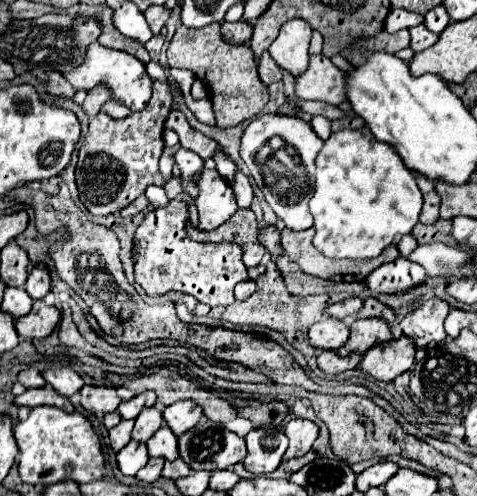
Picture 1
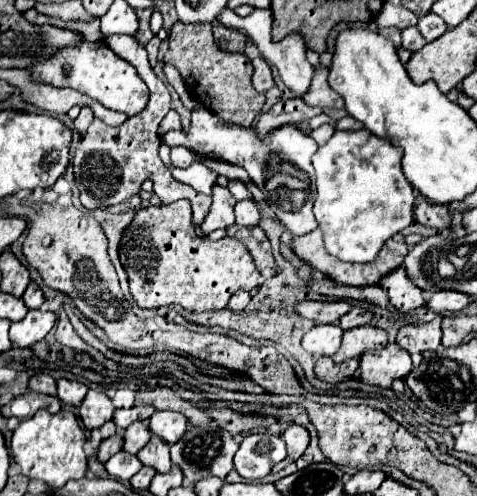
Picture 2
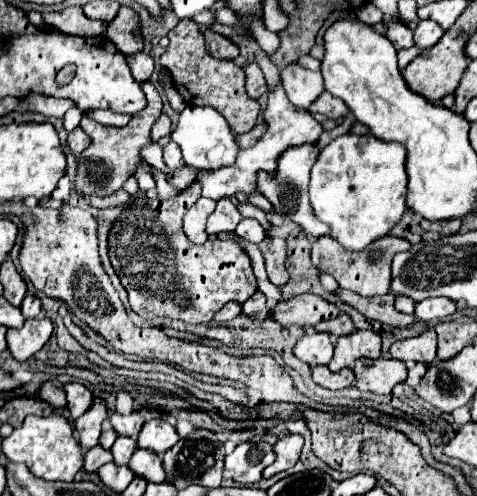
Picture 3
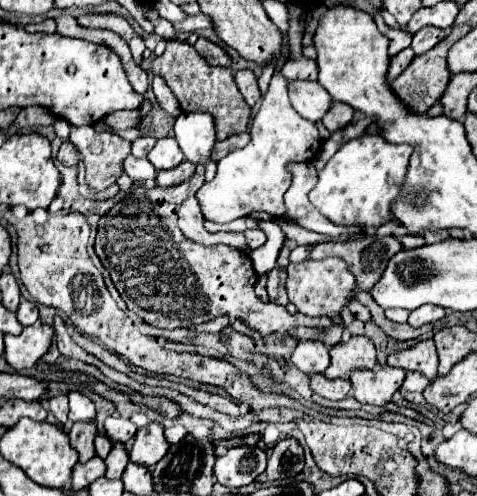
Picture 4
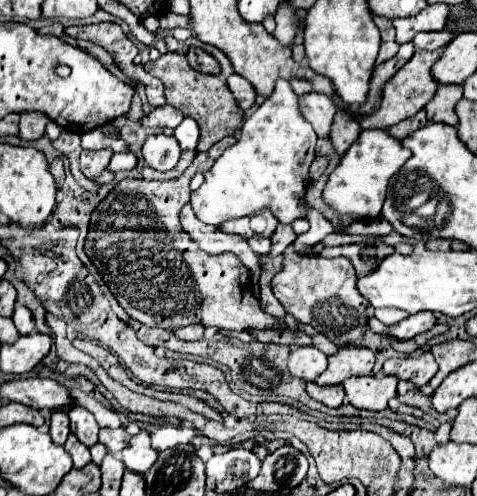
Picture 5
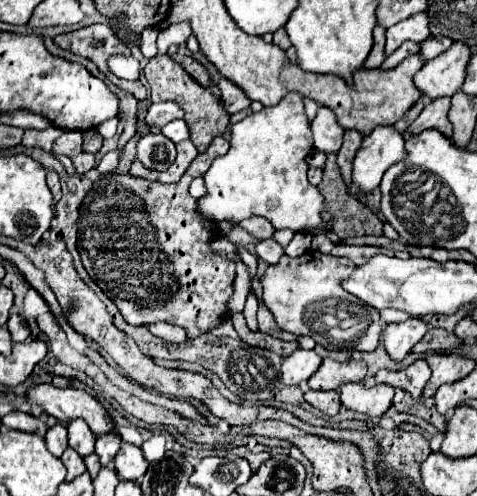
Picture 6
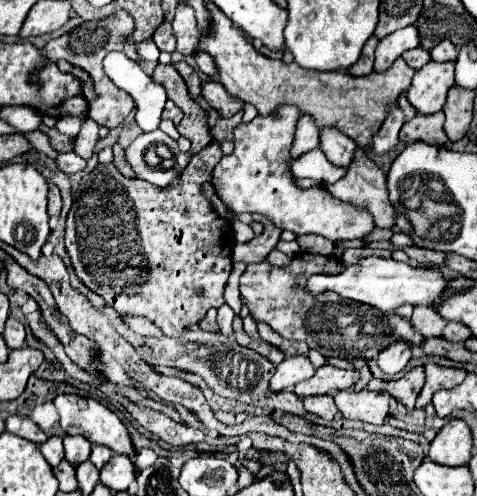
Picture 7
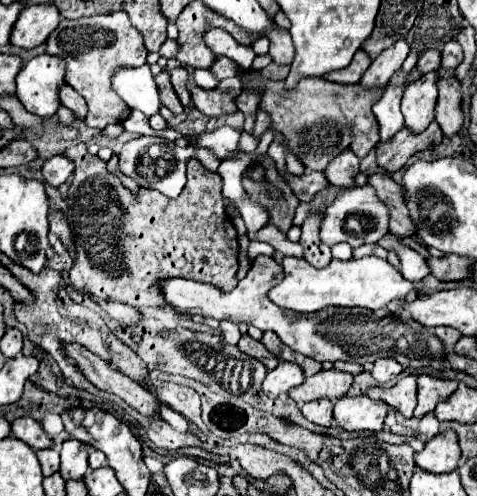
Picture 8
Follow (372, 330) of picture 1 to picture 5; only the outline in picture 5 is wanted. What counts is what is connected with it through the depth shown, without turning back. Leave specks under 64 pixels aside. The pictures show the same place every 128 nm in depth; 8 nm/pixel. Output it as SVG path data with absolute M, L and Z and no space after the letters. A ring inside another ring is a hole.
M344 346L328 358L328 368L314 382L318 386L342 384L350 376L368 376L374 368L374 352L368 348Z

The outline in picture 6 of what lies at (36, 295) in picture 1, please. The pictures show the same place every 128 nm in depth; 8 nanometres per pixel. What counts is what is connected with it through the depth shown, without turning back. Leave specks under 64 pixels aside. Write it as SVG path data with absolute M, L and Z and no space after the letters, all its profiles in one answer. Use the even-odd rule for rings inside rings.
M18 312L10 314L10 320L8 320L6 328L8 328L10 336L12 336L12 342L26 342L28 336L30 336L28 326L24 324L24 320L22 320L22 316Z

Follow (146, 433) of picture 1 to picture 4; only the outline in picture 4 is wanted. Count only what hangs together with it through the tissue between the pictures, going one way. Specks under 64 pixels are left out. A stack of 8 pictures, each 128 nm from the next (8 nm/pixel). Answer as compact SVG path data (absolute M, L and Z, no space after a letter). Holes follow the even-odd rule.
M114 444L114 448L110 450L110 454L108 454L108 458L104 462L106 462L106 468L108 468L106 476L110 480L122 478L122 472L124 472L124 468L128 464L128 452L126 452L126 448L122 444Z

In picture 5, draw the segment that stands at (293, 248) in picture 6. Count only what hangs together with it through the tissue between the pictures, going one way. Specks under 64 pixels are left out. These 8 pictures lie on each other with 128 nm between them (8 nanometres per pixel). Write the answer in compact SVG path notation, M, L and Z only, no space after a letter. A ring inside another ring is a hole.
M308 208L306 220L308 220L310 228L306 233L298 235L294 241L296 252L300 252L302 248L308 248L308 246L314 246L314 244L322 242L328 234L336 232L336 230L332 228L332 224L330 224L320 212L316 212L314 208Z

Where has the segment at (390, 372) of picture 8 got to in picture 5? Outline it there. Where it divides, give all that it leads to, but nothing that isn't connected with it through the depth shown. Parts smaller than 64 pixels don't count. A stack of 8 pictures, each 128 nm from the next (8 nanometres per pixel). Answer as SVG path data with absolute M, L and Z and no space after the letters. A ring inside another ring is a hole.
M432 312L412 314L412 316L404 318L398 324L392 324L392 326L382 326L380 320L376 320L374 316L370 318L370 330L372 332L378 332L378 334L388 336L388 338L396 338L396 340L412 340L414 336L428 332L434 324L436 324L436 318Z

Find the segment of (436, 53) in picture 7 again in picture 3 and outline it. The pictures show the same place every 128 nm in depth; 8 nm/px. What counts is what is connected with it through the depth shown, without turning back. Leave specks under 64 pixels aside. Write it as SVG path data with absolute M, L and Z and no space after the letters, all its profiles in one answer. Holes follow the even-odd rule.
M422 20L418 24L418 28L414 30L414 44L420 48L420 50L426 50L430 46L434 46L440 38L442 38L444 30L438 28L436 22L432 20Z

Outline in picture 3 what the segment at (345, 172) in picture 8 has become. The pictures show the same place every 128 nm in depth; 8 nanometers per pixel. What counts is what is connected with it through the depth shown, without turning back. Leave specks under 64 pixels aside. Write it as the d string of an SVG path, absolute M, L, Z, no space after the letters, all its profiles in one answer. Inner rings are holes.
M288 64L280 72L280 80L288 100L302 110L308 110L310 104L324 92L324 82L320 72L304 70L298 64Z

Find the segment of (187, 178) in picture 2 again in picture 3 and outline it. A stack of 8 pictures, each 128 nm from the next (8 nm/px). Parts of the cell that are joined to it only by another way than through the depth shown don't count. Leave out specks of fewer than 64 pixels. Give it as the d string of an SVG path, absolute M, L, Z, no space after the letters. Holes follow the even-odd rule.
M280 82L268 94L268 104L264 108L264 124L266 124L266 130L260 136L260 140L254 146L240 150L234 164L222 166L216 172L198 172L196 180L200 180L200 184L202 184L204 198L218 202L222 198L232 198L238 192L244 192L244 194L256 192L258 190L258 172L266 172L266 174L274 176L276 162L284 150L288 150L292 146L302 146L302 144L316 144L322 134L322 126L314 120L314 116L310 112L302 112L298 108L292 108L290 100L286 100L286 92ZM152 142L150 145L143 147L140 155L146 163L154 168L161 171L169 170L166 164L164 164L162 147L158 144L158 142Z

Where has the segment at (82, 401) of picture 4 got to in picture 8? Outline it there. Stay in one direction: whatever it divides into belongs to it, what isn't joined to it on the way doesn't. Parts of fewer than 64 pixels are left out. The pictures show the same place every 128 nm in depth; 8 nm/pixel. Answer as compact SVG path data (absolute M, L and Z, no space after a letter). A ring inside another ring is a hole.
M66 440L60 450L60 476L64 480L80 480L88 470L88 446L78 440Z

